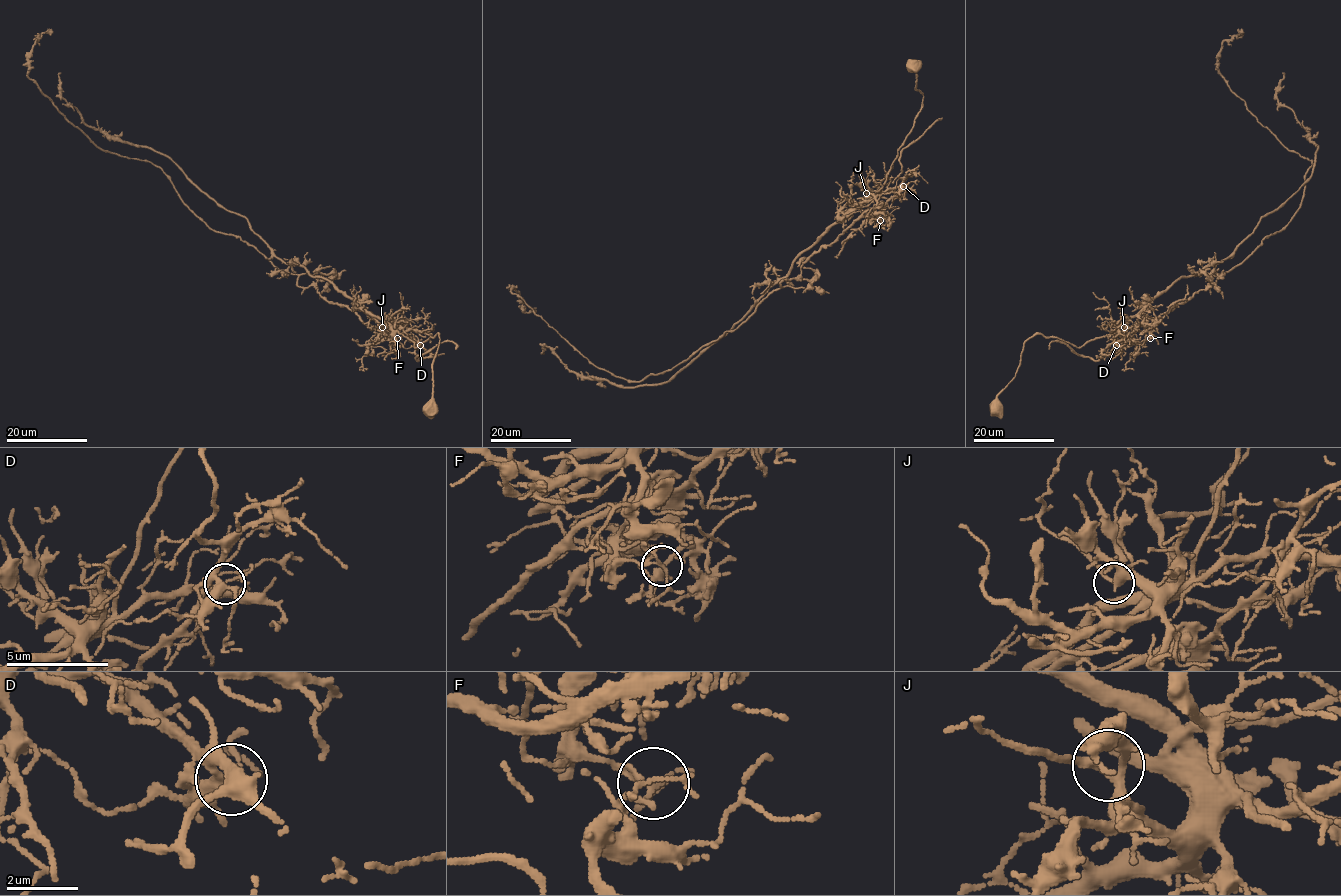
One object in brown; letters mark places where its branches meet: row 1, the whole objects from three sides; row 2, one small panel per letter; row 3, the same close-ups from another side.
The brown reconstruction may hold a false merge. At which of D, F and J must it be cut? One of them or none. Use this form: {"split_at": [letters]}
{"split_at": ["F"]}

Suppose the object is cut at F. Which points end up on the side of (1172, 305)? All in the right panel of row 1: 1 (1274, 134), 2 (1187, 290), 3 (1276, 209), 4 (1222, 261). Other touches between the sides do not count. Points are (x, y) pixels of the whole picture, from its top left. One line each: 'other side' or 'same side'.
1: same side
2: same side
3: other side
4: other side

